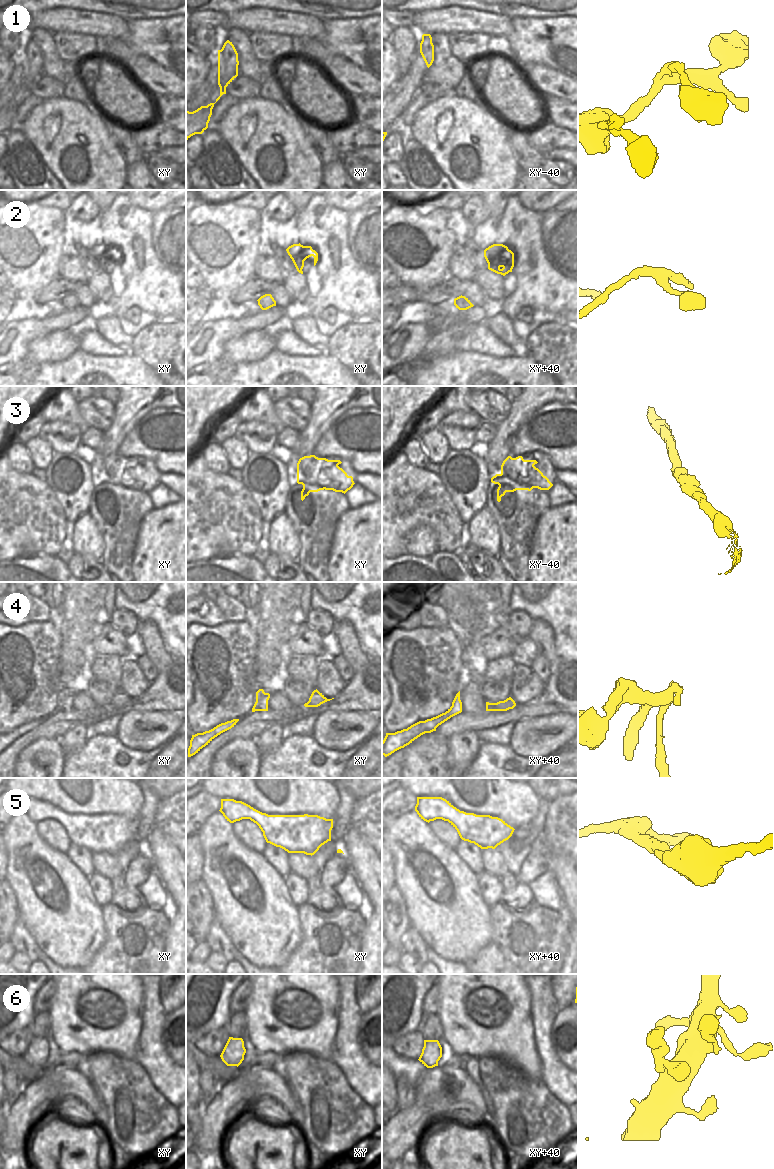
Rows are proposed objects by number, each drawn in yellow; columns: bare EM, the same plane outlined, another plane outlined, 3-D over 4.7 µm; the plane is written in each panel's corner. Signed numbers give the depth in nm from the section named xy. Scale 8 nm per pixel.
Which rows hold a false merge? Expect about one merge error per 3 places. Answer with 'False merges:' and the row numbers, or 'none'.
False merges: 4

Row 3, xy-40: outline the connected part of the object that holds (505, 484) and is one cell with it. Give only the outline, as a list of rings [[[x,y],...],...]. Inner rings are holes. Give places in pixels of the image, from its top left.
[[[508,456],[501,465],[501,473],[491,478],[492,483],[499,485],[497,501],[500,502],[506,492],[533,488],[549,490],[553,484],[534,466],[537,463],[536,460],[524,460],[522,456]]]

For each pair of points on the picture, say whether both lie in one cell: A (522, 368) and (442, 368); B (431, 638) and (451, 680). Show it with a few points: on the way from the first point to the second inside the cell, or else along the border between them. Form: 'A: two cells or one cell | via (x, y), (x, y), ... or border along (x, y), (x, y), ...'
A: one cell | via (502, 368), (462, 368)
B: one cell | via (441, 648), (448, 655), (449, 670)

